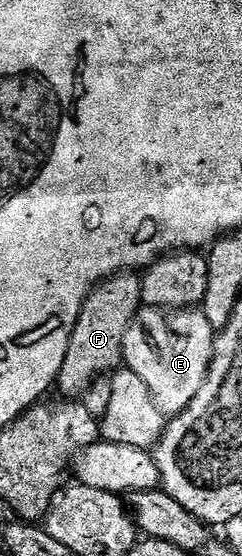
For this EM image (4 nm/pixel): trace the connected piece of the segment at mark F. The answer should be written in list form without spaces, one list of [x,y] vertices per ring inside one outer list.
[[[135,274],[110,276],[87,295],[77,326],[73,326],[73,334],[69,338],[69,350],[65,350],[65,362],[59,371],[57,392],[63,395],[60,397],[82,398],[95,379],[106,377],[120,367],[125,330],[142,307],[141,279]]]

